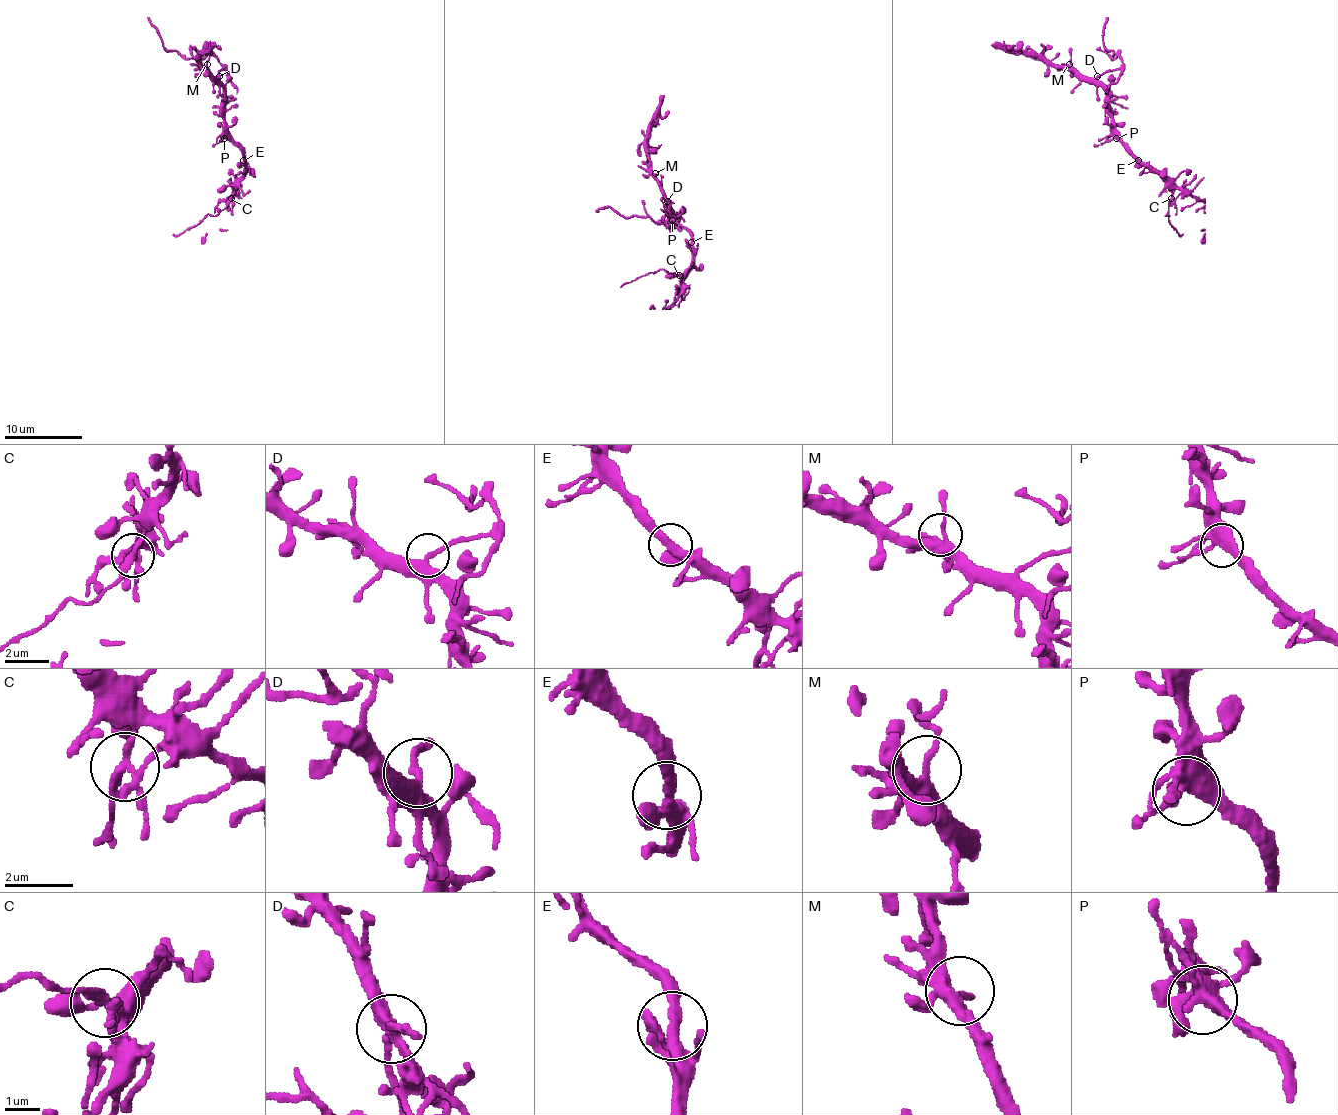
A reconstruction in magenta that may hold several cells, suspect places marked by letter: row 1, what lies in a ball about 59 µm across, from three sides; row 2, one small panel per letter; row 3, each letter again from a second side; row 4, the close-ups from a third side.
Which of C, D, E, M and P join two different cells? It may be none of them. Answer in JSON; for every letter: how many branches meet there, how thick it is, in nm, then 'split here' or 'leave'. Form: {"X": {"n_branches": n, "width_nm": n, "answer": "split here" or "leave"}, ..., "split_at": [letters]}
{"C": {"n_branches": 4, "width_nm": 240, "answer": "split here"}, "D": {"n_branches": 3, "width_nm": 320, "answer": "split here"}, "E": {"n_branches": 3, "width_nm": 340, "answer": "leave"}, "M": {"n_branches": 4, "width_nm": 280, "answer": "leave"}, "P": {"n_branches": 4, "width_nm": 400, "answer": "leave"}, "split_at": ["C", "D"]}

